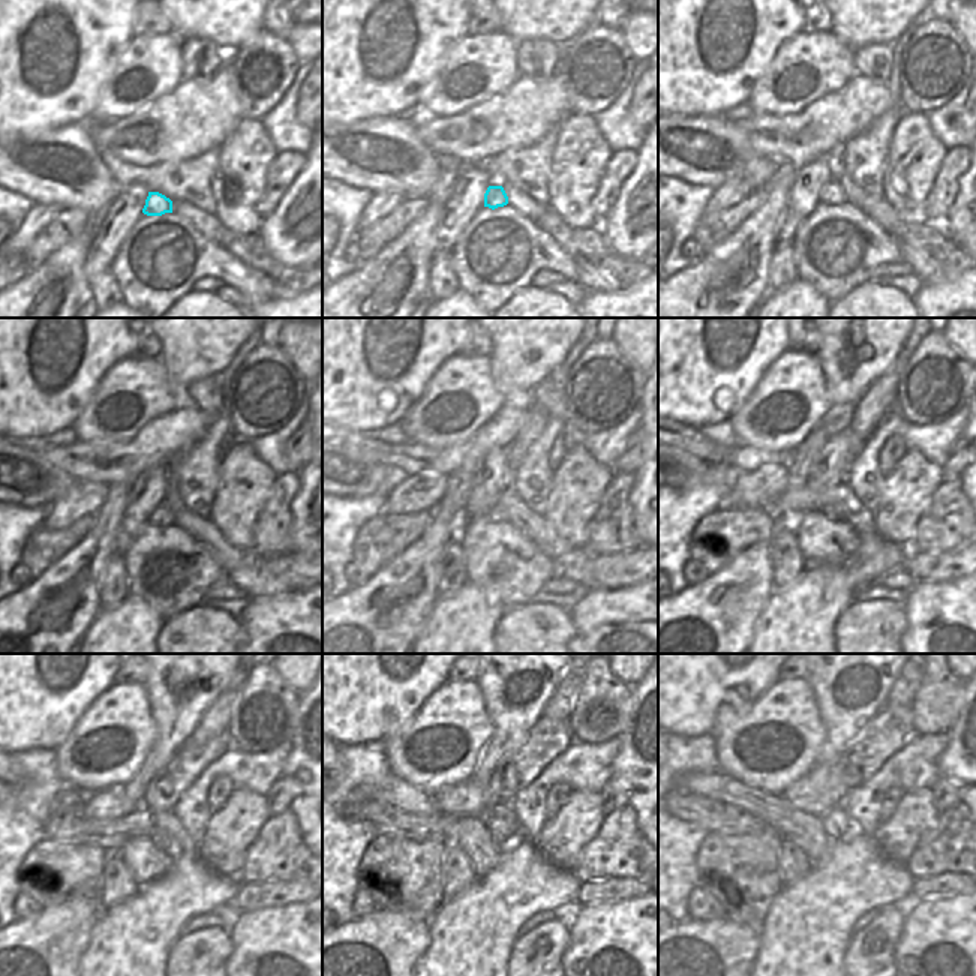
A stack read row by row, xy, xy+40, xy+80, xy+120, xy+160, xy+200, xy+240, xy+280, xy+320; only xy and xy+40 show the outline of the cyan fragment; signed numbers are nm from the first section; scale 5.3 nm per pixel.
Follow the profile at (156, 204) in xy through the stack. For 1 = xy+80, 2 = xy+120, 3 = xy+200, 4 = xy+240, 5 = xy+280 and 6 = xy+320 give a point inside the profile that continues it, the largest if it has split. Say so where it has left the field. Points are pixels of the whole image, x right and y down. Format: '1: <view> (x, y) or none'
1: xy+80 (831, 192)
2: xy+120 (162, 517)
3: xy+200 (832, 511)
4: xy+240 (170, 847)
5: xy+280 (498, 828)
6: xy+320 (837, 823)

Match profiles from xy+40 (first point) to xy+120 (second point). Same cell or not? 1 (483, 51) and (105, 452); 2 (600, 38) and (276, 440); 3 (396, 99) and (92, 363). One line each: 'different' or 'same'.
1: different
2: different
3: same

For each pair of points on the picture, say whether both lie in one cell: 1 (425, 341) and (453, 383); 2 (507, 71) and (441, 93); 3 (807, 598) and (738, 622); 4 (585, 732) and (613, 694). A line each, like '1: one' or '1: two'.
1: two
2: one
3: two
4: one

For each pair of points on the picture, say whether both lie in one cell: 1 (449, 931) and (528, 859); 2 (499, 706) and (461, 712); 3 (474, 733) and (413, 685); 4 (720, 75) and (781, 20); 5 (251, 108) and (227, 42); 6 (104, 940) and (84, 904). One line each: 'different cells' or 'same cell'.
1: same cell
2: different cells
3: different cells
4: same cell
5: different cells
6: different cells

